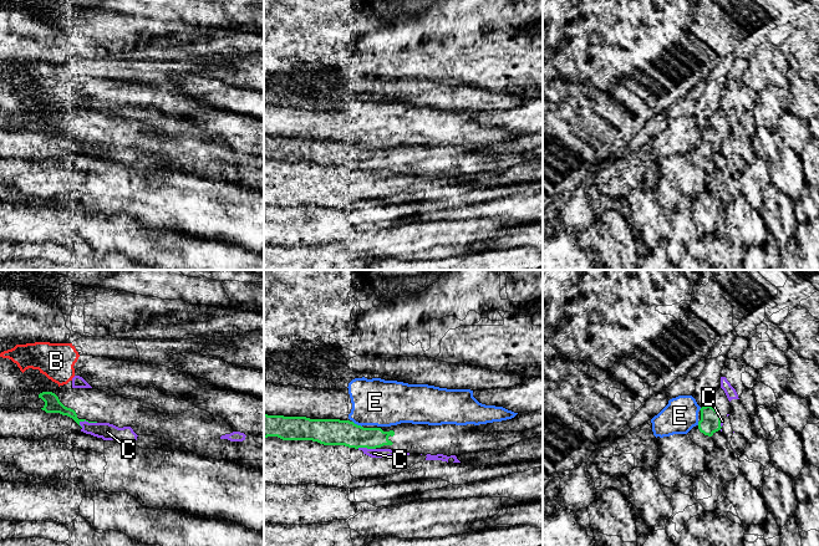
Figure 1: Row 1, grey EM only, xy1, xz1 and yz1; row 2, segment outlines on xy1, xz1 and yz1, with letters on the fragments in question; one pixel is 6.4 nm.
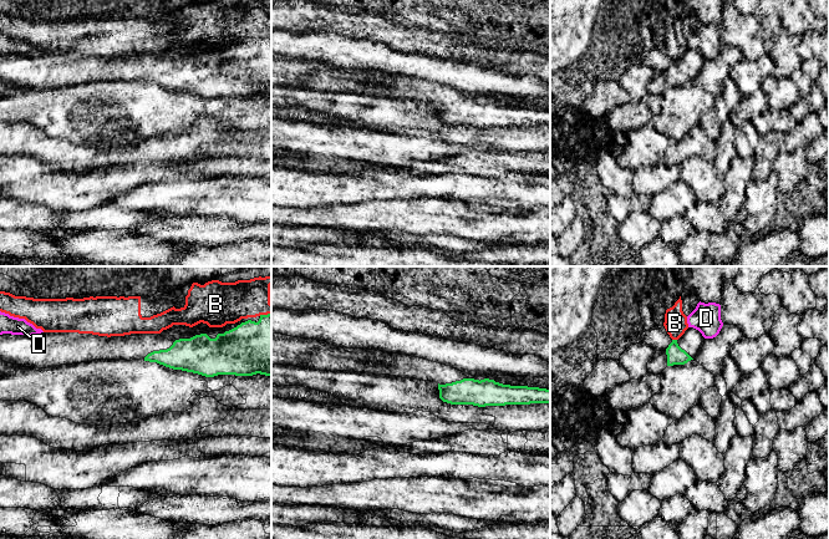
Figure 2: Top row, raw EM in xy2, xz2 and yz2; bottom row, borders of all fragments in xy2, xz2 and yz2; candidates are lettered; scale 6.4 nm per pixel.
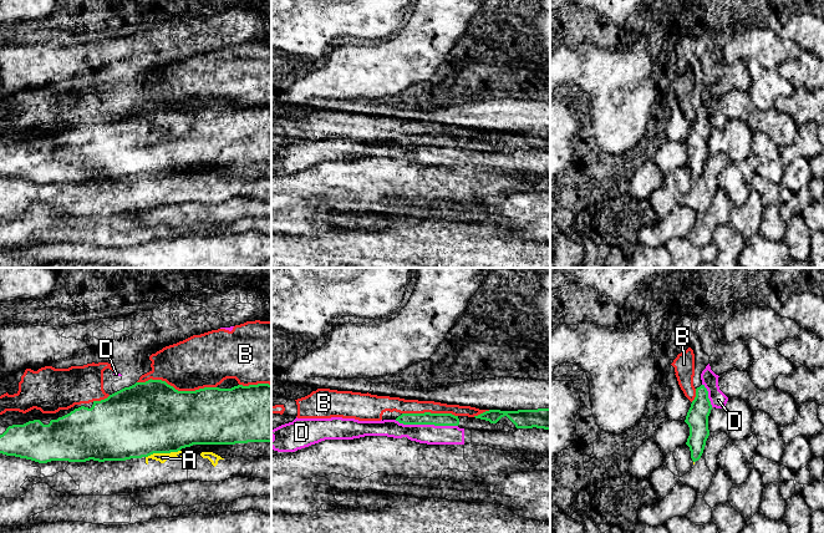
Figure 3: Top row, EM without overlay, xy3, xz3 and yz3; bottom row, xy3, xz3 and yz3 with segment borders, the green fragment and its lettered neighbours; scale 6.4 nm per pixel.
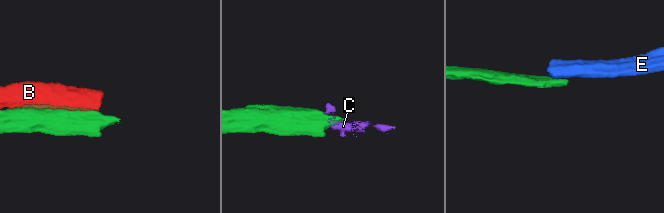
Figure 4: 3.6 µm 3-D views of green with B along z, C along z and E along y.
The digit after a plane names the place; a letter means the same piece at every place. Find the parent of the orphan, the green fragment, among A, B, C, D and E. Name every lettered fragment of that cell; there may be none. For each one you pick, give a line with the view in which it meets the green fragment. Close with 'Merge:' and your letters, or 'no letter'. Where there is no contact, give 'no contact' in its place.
Merge: no letter

